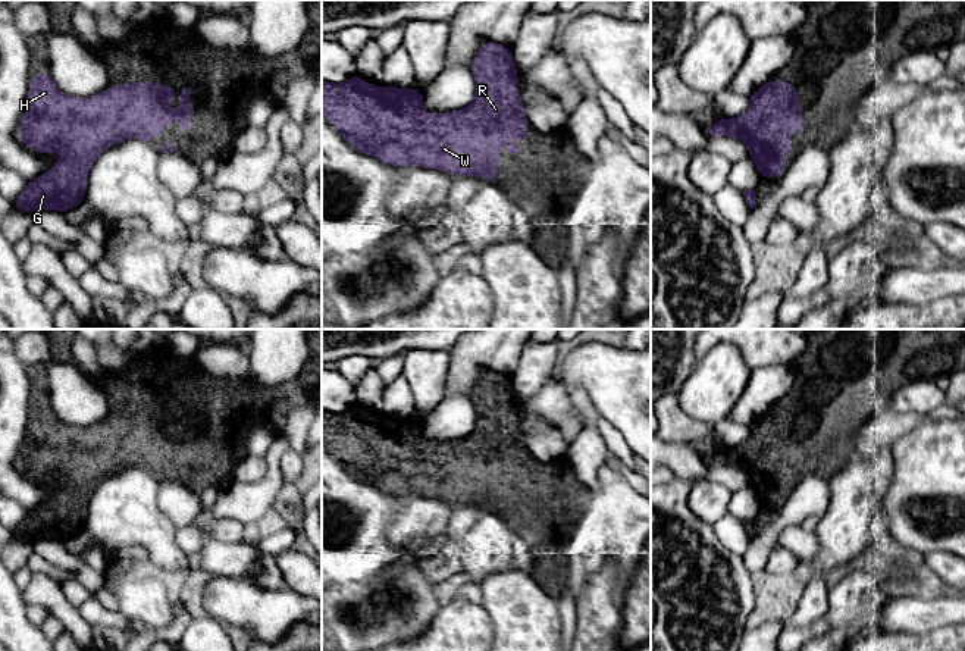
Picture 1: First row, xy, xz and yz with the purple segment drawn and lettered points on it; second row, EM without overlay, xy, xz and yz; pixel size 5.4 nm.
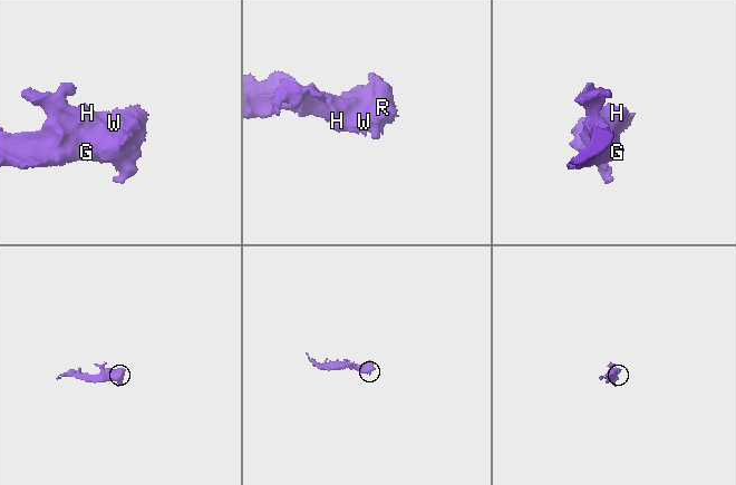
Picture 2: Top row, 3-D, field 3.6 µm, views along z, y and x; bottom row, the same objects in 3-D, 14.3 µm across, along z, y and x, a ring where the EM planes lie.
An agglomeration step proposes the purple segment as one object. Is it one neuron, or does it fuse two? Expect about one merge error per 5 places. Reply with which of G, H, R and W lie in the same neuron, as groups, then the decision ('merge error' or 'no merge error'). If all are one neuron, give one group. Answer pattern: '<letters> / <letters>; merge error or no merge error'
G H R W; no merge error

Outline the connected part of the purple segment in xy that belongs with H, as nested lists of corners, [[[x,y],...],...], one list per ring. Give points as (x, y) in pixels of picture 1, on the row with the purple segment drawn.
[[[32,73],[16,137],[29,150],[47,156],[59,145],[60,159],[53,169],[26,182],[15,207],[29,213],[75,209],[84,201],[94,160],[106,148],[128,138],[151,144],[176,118],[184,129],[191,129],[187,119],[198,115],[188,98],[191,93],[182,88],[181,110],[170,112],[175,90],[167,82],[162,87],[156,82],[113,85],[81,98],[62,93],[50,73]]]

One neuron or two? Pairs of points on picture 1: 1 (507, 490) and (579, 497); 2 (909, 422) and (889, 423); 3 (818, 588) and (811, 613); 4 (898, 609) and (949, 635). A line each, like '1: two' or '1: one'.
1: one
2: one
3: one
4: two

